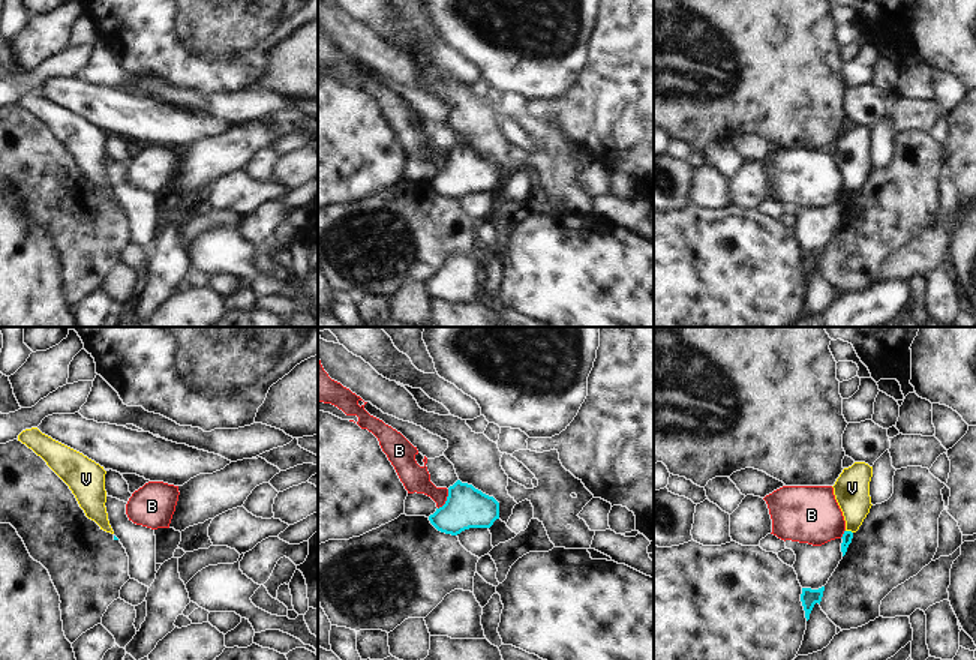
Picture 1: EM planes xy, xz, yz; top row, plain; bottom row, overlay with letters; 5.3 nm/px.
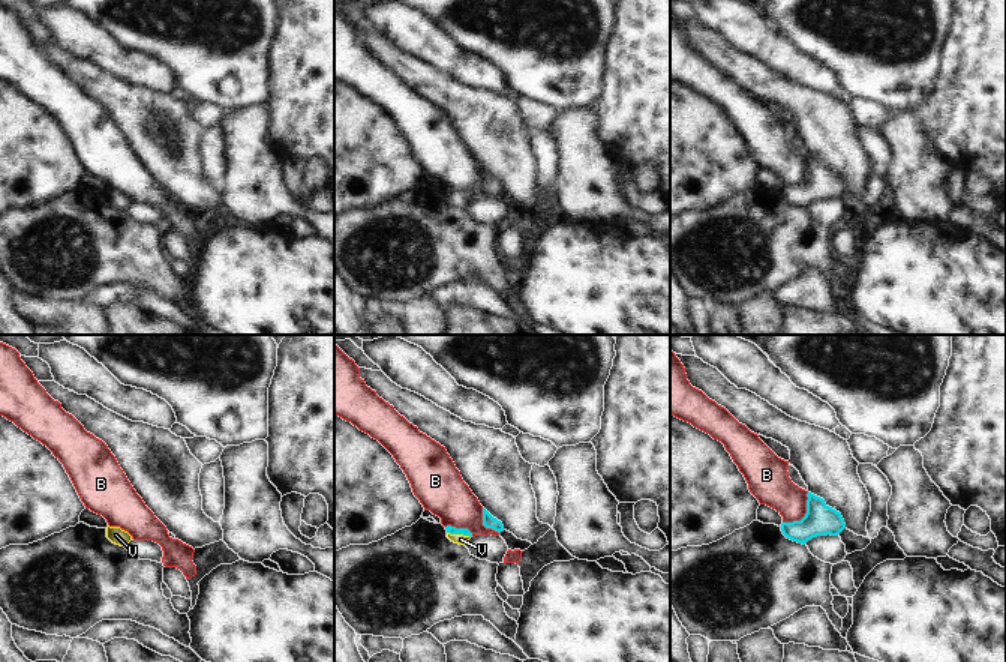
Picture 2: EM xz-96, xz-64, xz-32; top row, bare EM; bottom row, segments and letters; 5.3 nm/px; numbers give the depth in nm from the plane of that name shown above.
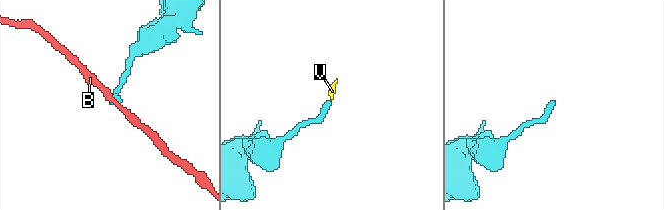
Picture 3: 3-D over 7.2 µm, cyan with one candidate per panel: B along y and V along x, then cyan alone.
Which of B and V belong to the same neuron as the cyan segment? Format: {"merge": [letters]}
{"merge": ["V"]}

